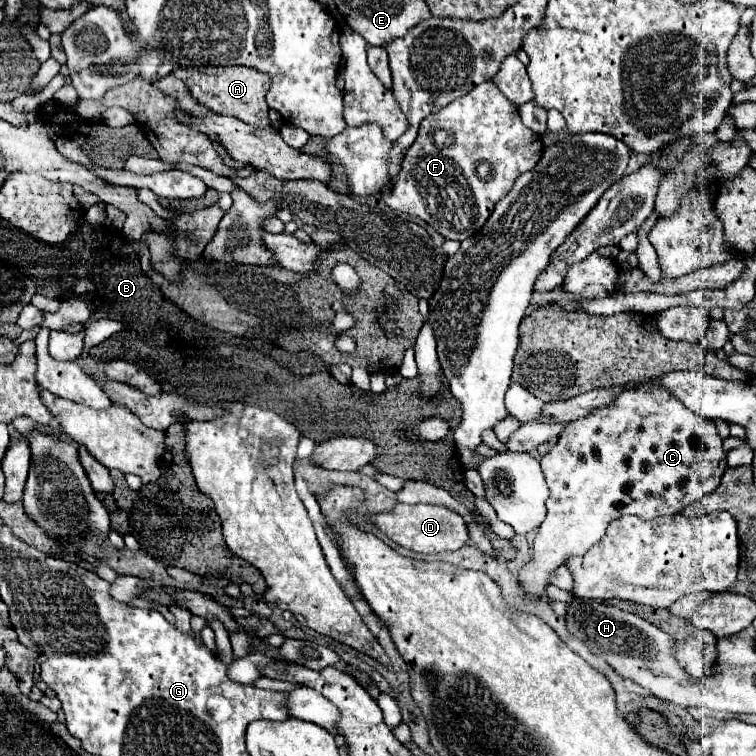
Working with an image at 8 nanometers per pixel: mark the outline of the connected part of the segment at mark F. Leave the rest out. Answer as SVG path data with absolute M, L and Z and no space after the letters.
M491 80L475 86L469 94L457 98L421 122L419 136L407 150L401 172L391 186L391 192L383 194L383 200L391 210L413 214L425 220L447 240L465 240L483 228L495 204L511 190L515 178L531 170L539 162L541 154L541 136L523 126L517 106L513 106Z

